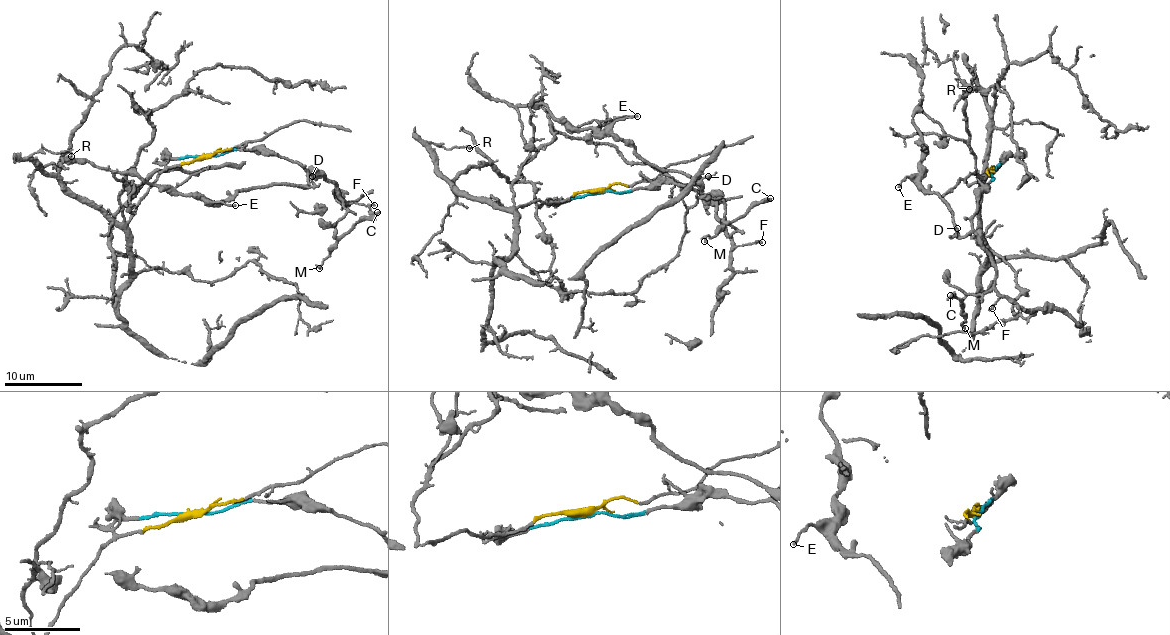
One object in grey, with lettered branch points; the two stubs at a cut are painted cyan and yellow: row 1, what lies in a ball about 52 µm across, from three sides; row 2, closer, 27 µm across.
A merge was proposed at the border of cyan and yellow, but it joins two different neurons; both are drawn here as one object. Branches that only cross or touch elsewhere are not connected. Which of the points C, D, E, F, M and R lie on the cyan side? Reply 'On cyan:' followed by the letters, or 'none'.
On cyan: C, D, E, F, M

